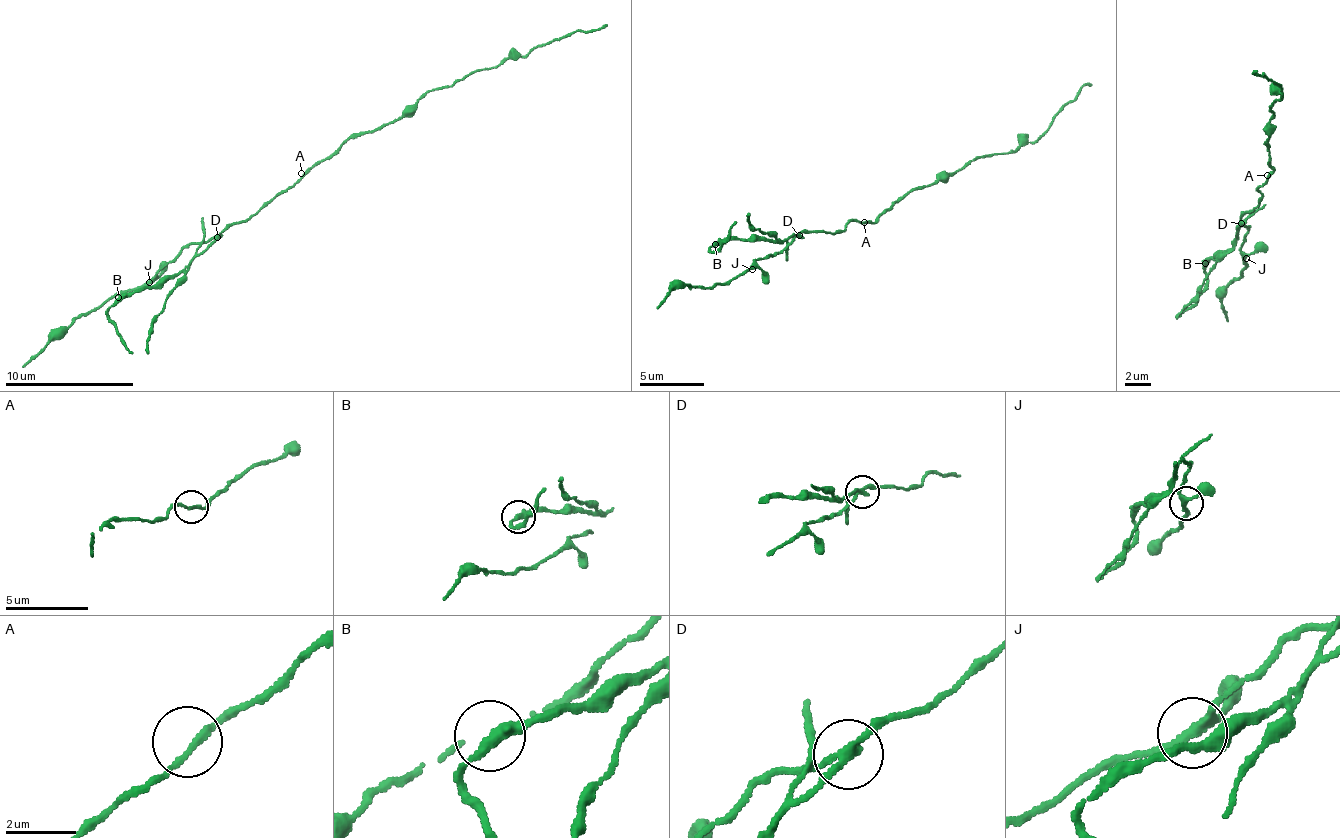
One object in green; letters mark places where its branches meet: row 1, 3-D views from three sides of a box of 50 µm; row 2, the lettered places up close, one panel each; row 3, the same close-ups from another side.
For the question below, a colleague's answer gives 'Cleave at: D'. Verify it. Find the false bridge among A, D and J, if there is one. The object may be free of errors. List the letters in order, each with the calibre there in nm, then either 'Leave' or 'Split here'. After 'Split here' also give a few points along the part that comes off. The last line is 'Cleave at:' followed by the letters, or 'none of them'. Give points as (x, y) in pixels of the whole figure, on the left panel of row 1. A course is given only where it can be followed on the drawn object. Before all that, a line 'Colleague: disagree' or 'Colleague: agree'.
Colleague: agree
A: Thickness 190 nm. Leave
D: Thickness 200 nm. Split here. Course of the part to remove: (218, 238), (185, 268), (161, 276), (153, 287), (128, 291), (108, 310), (116, 330), (133, 352)
J: Thickness 240 nm. Leave
Cleave at: D

